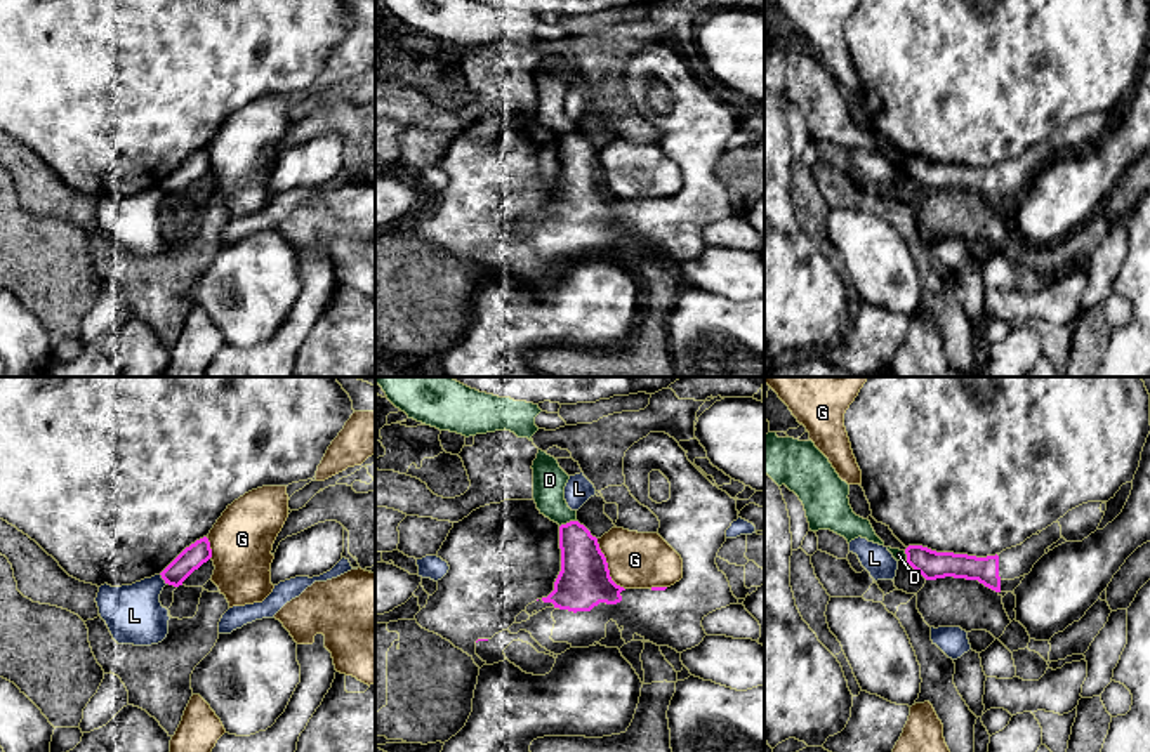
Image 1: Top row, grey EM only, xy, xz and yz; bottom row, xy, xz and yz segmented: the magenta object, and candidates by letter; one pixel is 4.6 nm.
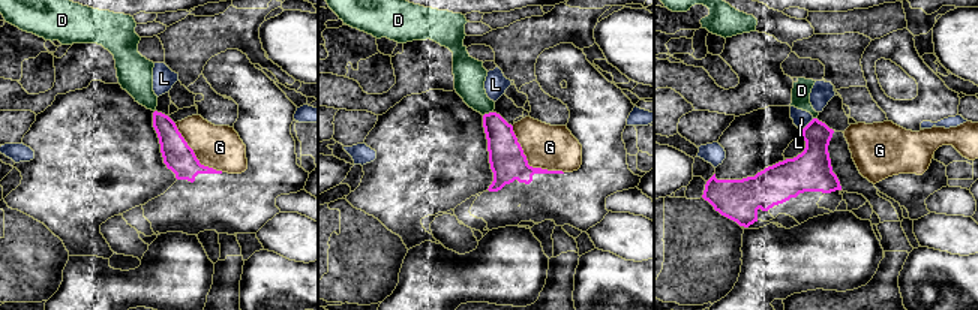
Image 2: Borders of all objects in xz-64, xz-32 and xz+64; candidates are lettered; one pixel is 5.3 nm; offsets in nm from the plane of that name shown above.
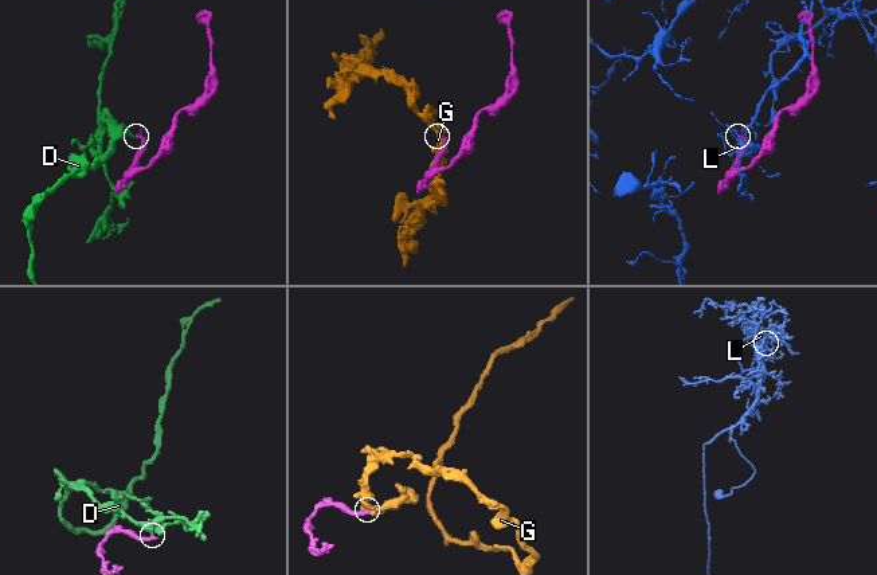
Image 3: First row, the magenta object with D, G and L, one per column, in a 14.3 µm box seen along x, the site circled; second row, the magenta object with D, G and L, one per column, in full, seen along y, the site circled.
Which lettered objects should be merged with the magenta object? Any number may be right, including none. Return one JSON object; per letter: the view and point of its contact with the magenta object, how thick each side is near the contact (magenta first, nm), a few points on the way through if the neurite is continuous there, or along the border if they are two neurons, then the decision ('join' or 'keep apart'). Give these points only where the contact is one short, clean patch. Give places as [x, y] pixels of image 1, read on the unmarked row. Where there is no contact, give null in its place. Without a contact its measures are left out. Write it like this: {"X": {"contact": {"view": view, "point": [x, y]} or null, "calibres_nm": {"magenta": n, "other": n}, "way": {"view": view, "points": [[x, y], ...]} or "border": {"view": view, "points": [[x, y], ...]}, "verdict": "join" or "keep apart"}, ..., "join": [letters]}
{"D": {"contact": {"view": "xz", "point": [567, 134]}, "calibres_nm": {"magenta": 220, "other": 160}, "border": {"view": "xz", "points": [[575, 131], [560, 138]]}, "verdict": "keep apart"}, "G": {"contact": {"view": "xz", "point": [607, 176]}, "calibres_nm": {"magenta": 240, "other": 260}, "verdict": "keep apart"}, "L": {"contact": {"view": "xy", "point": [162, 188]}, "calibres_nm": {"magenta": 110, "other": 280}, "verdict": "keep apart"}, "join": []}

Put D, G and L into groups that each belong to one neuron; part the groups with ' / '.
D / G / L

